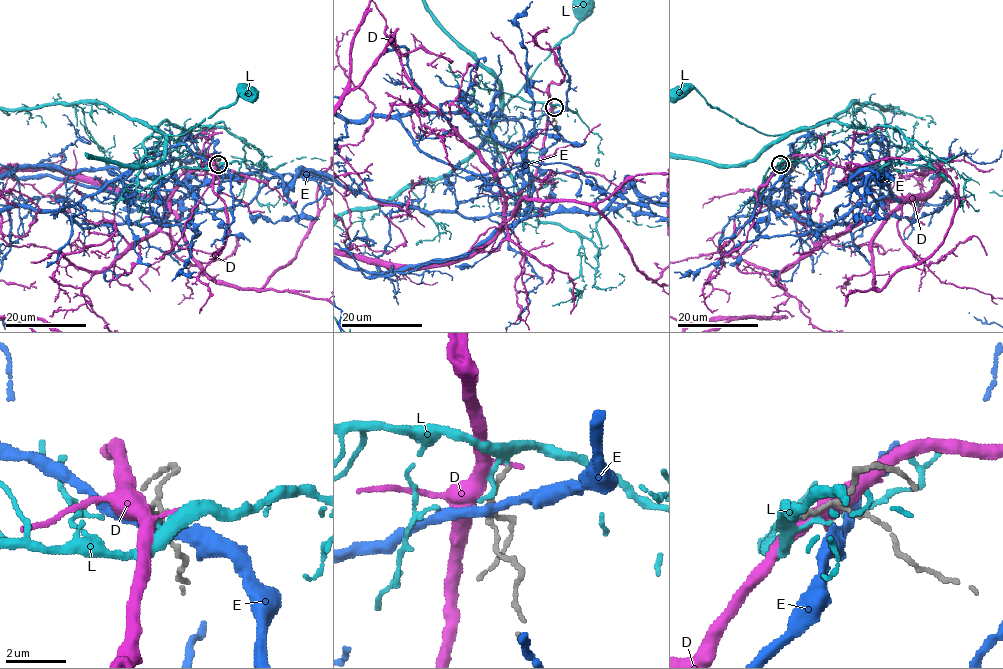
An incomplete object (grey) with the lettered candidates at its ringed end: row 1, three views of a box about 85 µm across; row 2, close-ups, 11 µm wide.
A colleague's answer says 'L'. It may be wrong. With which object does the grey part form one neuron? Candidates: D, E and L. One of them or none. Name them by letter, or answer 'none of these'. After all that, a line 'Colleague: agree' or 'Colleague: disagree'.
L
Colleague: agree

